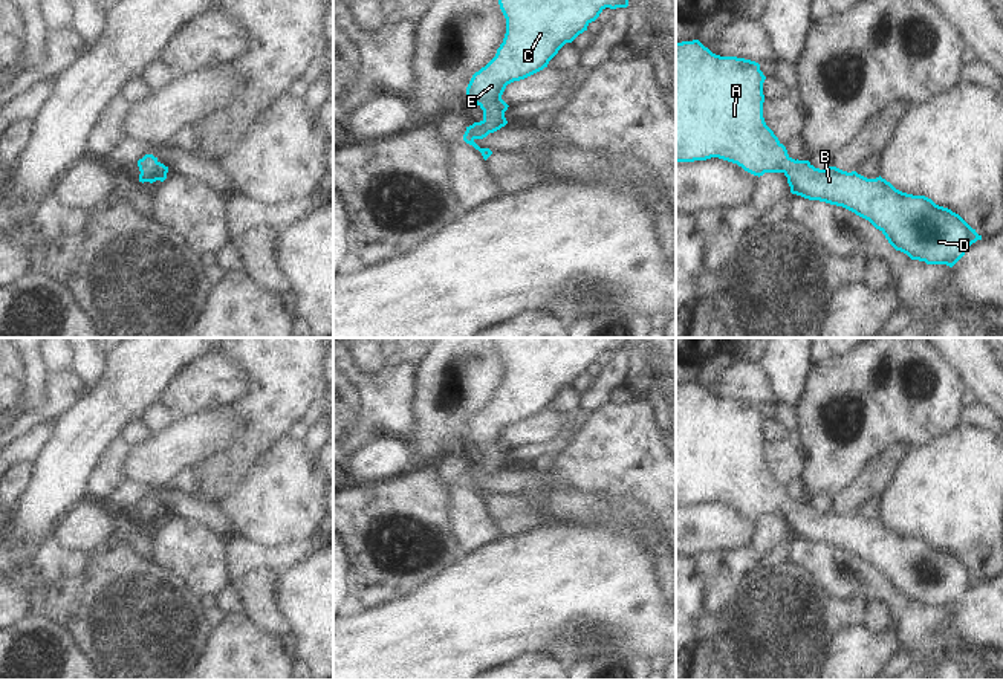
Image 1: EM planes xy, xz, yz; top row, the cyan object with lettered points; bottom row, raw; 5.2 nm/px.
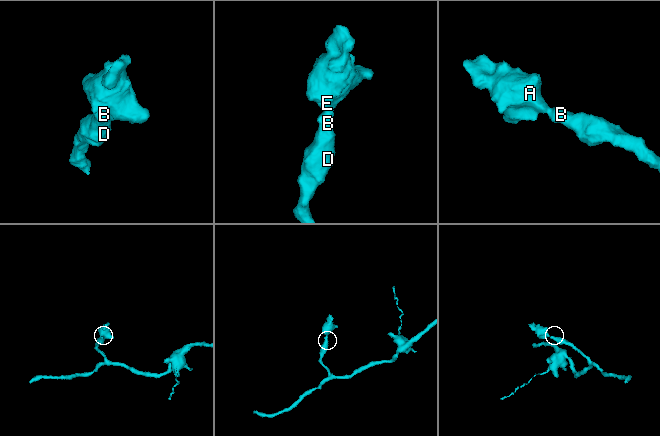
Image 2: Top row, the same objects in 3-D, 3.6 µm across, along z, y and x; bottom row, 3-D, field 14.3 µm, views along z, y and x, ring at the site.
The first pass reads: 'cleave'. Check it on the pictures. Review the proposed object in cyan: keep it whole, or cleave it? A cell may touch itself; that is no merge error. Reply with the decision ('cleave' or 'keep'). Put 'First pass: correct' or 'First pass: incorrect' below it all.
keep
First pass: incorrect

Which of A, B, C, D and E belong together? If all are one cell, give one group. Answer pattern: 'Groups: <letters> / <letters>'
Groups: A B C D E.

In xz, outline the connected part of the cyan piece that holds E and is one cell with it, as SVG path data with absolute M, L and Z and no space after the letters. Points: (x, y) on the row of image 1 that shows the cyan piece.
M498 0L506 18L506 34L495 57L476 72L466 96L483 110L483 119L466 127L463 141L486 160L492 151L474 141L508 124L508 104L502 95L508 84L544 67L605 9L627 8L628 0Z

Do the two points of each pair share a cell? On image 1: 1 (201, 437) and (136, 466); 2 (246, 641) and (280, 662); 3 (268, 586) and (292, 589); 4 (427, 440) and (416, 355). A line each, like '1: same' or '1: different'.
1: same
2: same
3: different
4: different

